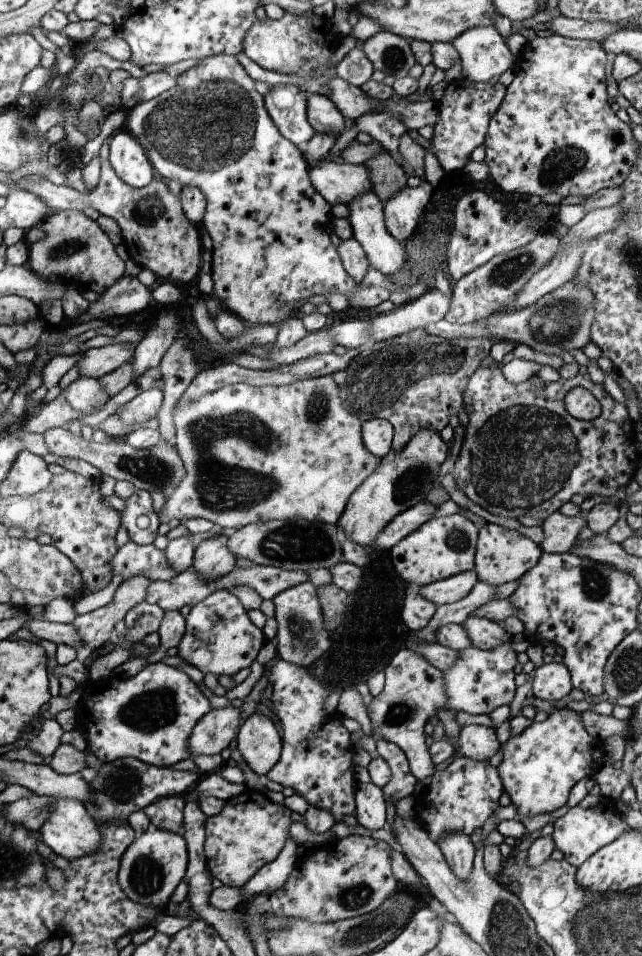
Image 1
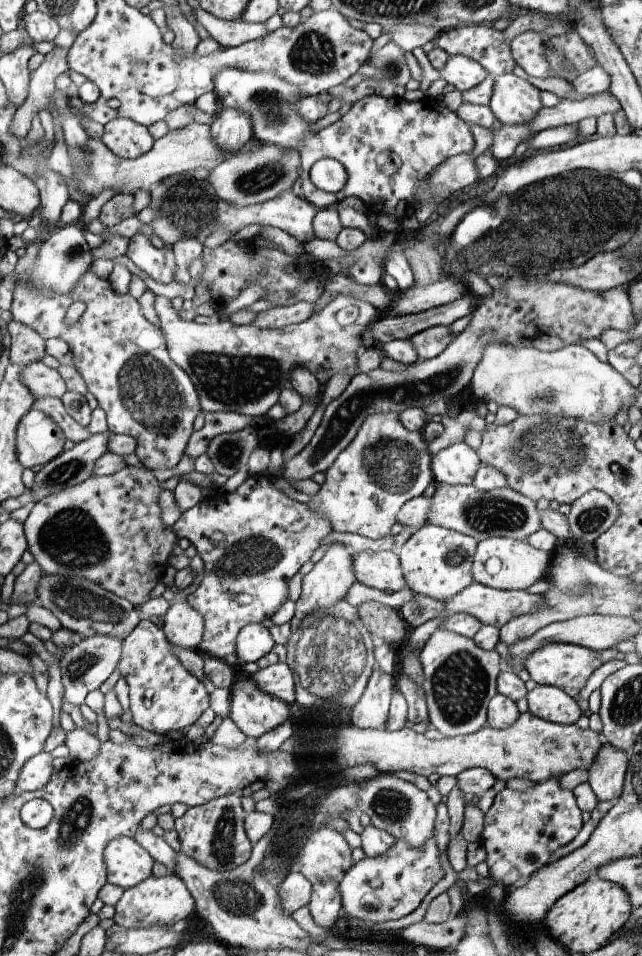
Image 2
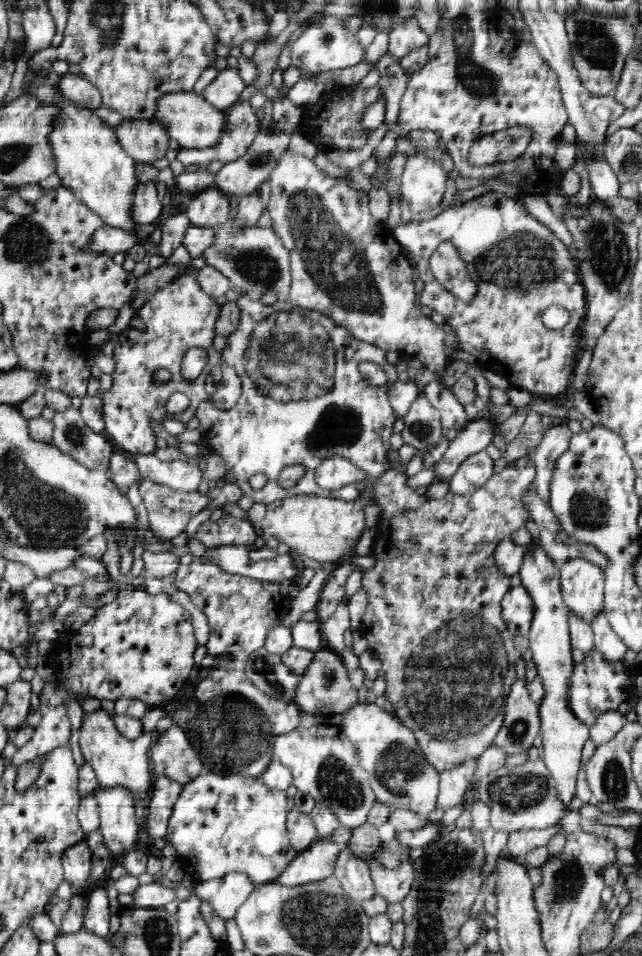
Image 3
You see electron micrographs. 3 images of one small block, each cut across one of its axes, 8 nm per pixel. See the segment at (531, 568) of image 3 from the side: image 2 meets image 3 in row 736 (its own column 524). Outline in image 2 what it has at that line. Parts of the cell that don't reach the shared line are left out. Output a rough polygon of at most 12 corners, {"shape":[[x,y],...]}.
{"shape":[[522,539],[479,541],[475,579],[526,589],[546,578],[551,552]]}

